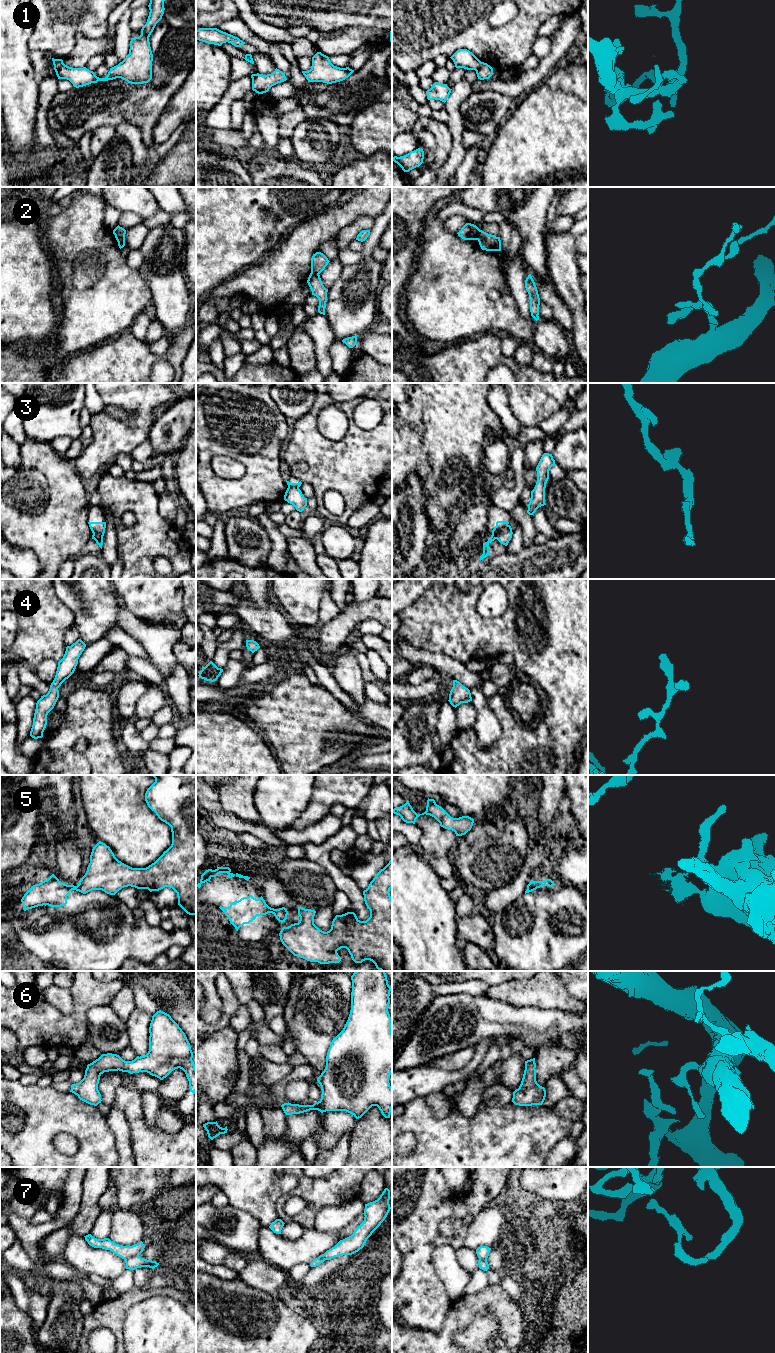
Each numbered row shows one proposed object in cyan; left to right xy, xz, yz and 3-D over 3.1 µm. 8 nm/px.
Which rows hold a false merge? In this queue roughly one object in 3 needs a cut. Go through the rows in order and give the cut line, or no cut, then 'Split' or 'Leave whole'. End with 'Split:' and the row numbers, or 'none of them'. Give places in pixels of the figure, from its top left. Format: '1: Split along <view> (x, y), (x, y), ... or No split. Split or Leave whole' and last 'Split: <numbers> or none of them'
1: Split along xy (63, 63), (55, 71). Split
2: Split along yz (480, 230), (476, 239). Split
3: Split along yz (507, 524), (497, 532), (495, 538). Split
4: No split. Leave whole
5: Split along xz (277, 909), (274, 915). Split
6: No split. Leave whole
7: Split along xy (138, 1256), (125, 1260). Split
Split: 1, 2, 3, 5, 7

